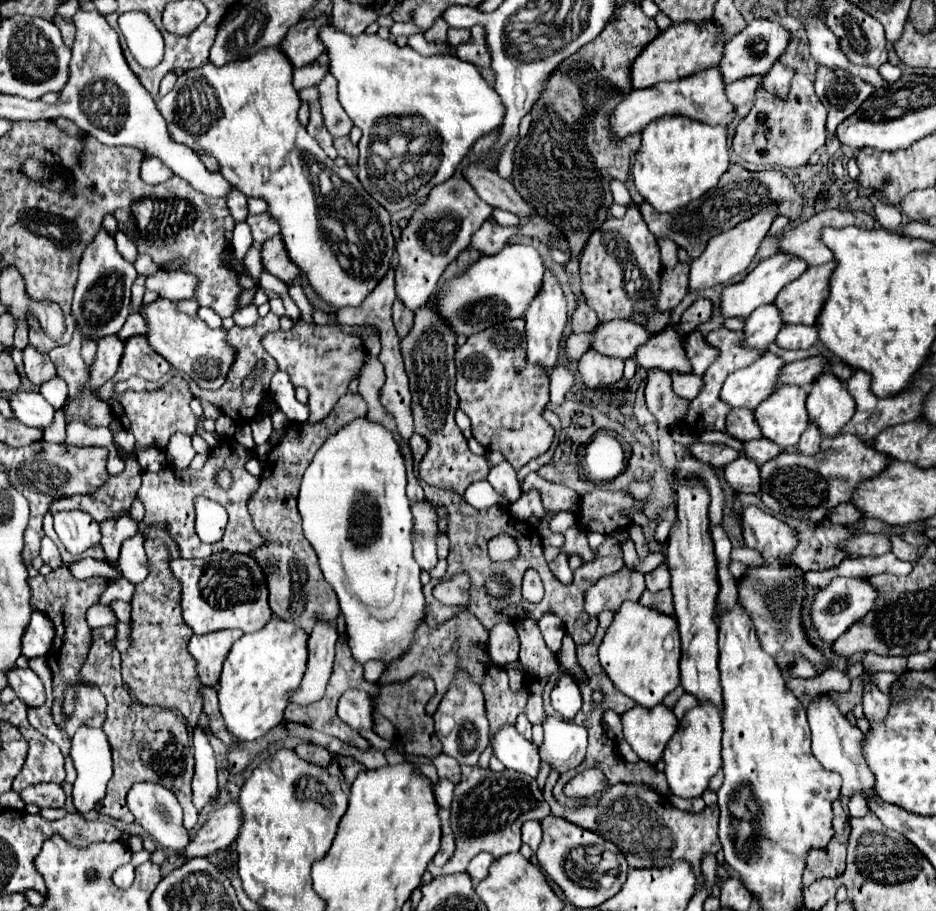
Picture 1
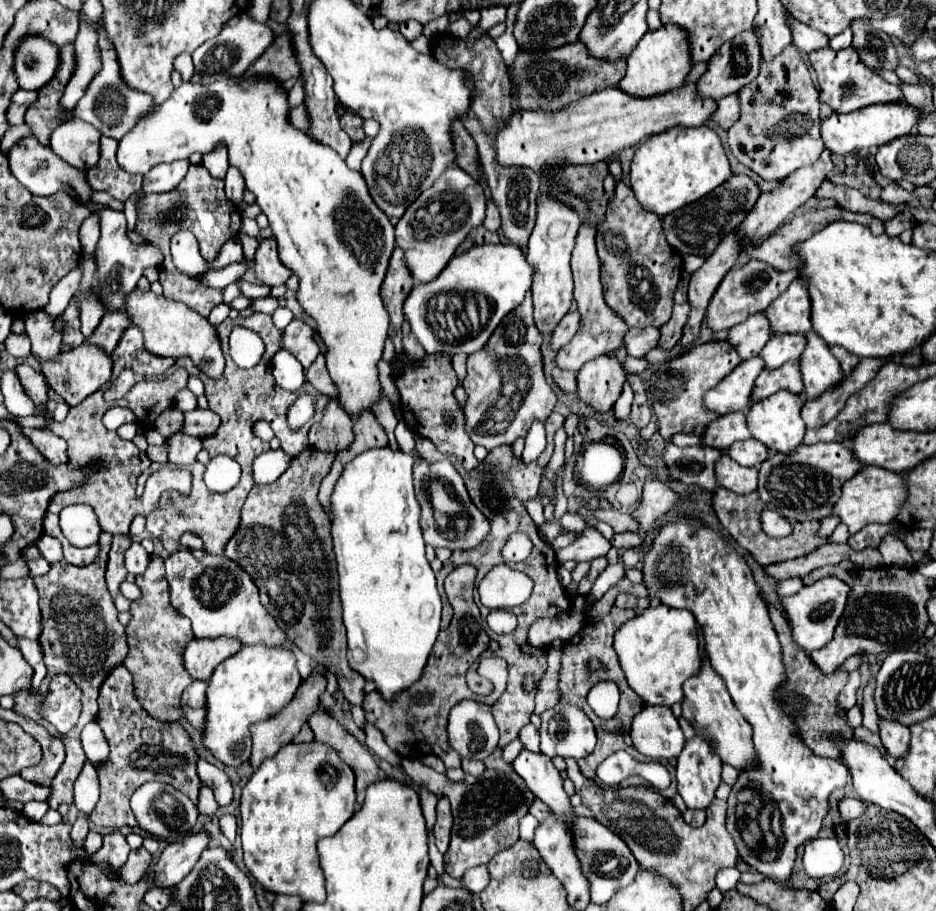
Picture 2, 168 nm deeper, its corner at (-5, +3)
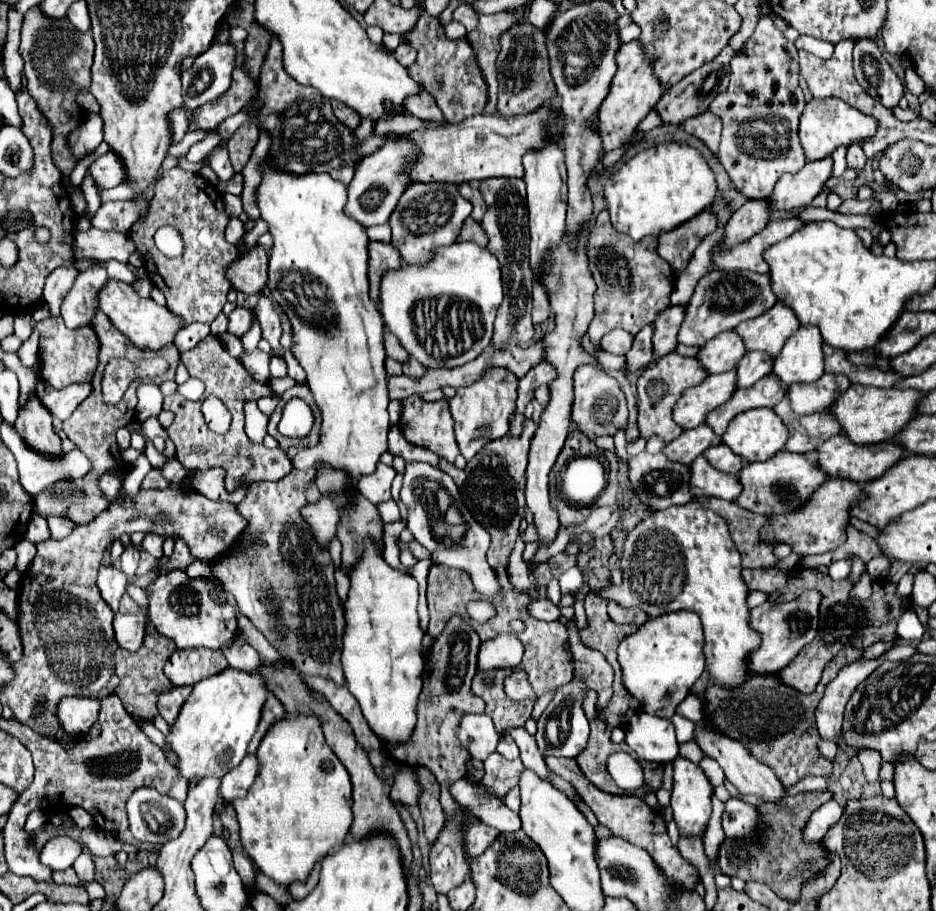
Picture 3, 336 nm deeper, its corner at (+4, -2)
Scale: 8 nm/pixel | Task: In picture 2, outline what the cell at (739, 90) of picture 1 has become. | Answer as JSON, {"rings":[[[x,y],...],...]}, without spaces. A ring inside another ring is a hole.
{"rings":[[[737,93],[719,99],[719,101],[717,101],[717,107],[719,107],[719,109],[715,111],[715,115],[713,115],[711,119],[717,121],[723,129],[729,129],[729,127],[737,121],[737,117],[739,117],[739,113],[741,113],[741,105],[739,105]]]}

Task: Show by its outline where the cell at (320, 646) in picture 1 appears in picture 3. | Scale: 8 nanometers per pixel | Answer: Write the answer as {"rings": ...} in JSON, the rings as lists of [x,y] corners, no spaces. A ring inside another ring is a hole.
{"rings":[[[246,756],[240,766],[232,768],[224,778],[222,778],[222,786],[220,786],[220,794],[222,794],[222,804],[220,810],[226,806],[232,806],[234,800],[244,798],[248,788],[252,786],[254,778],[258,774],[258,762],[256,756]]]}

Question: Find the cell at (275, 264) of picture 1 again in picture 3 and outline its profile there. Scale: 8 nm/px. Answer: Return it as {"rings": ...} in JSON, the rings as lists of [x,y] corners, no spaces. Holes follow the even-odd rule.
{"rings":[[[262,246],[252,248],[244,256],[236,258],[226,268],[226,278],[232,282],[232,288],[244,294],[260,294],[268,280],[268,256]]]}

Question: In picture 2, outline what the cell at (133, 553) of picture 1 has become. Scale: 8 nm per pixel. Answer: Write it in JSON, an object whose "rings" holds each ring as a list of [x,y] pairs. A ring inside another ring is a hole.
{"rings":[[[131,543],[131,547],[125,551],[125,567],[131,575],[139,575],[147,569],[151,557],[149,553],[141,547],[141,543]]]}

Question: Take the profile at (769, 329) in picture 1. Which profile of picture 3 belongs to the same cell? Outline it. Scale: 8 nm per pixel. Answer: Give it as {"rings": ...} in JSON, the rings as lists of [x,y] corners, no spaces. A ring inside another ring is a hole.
{"rings":[[[730,330],[728,334],[718,334],[712,338],[712,342],[706,342],[696,354],[696,360],[708,374],[718,374],[734,370],[738,358],[742,358],[744,352],[744,342],[740,342],[740,336]]]}

